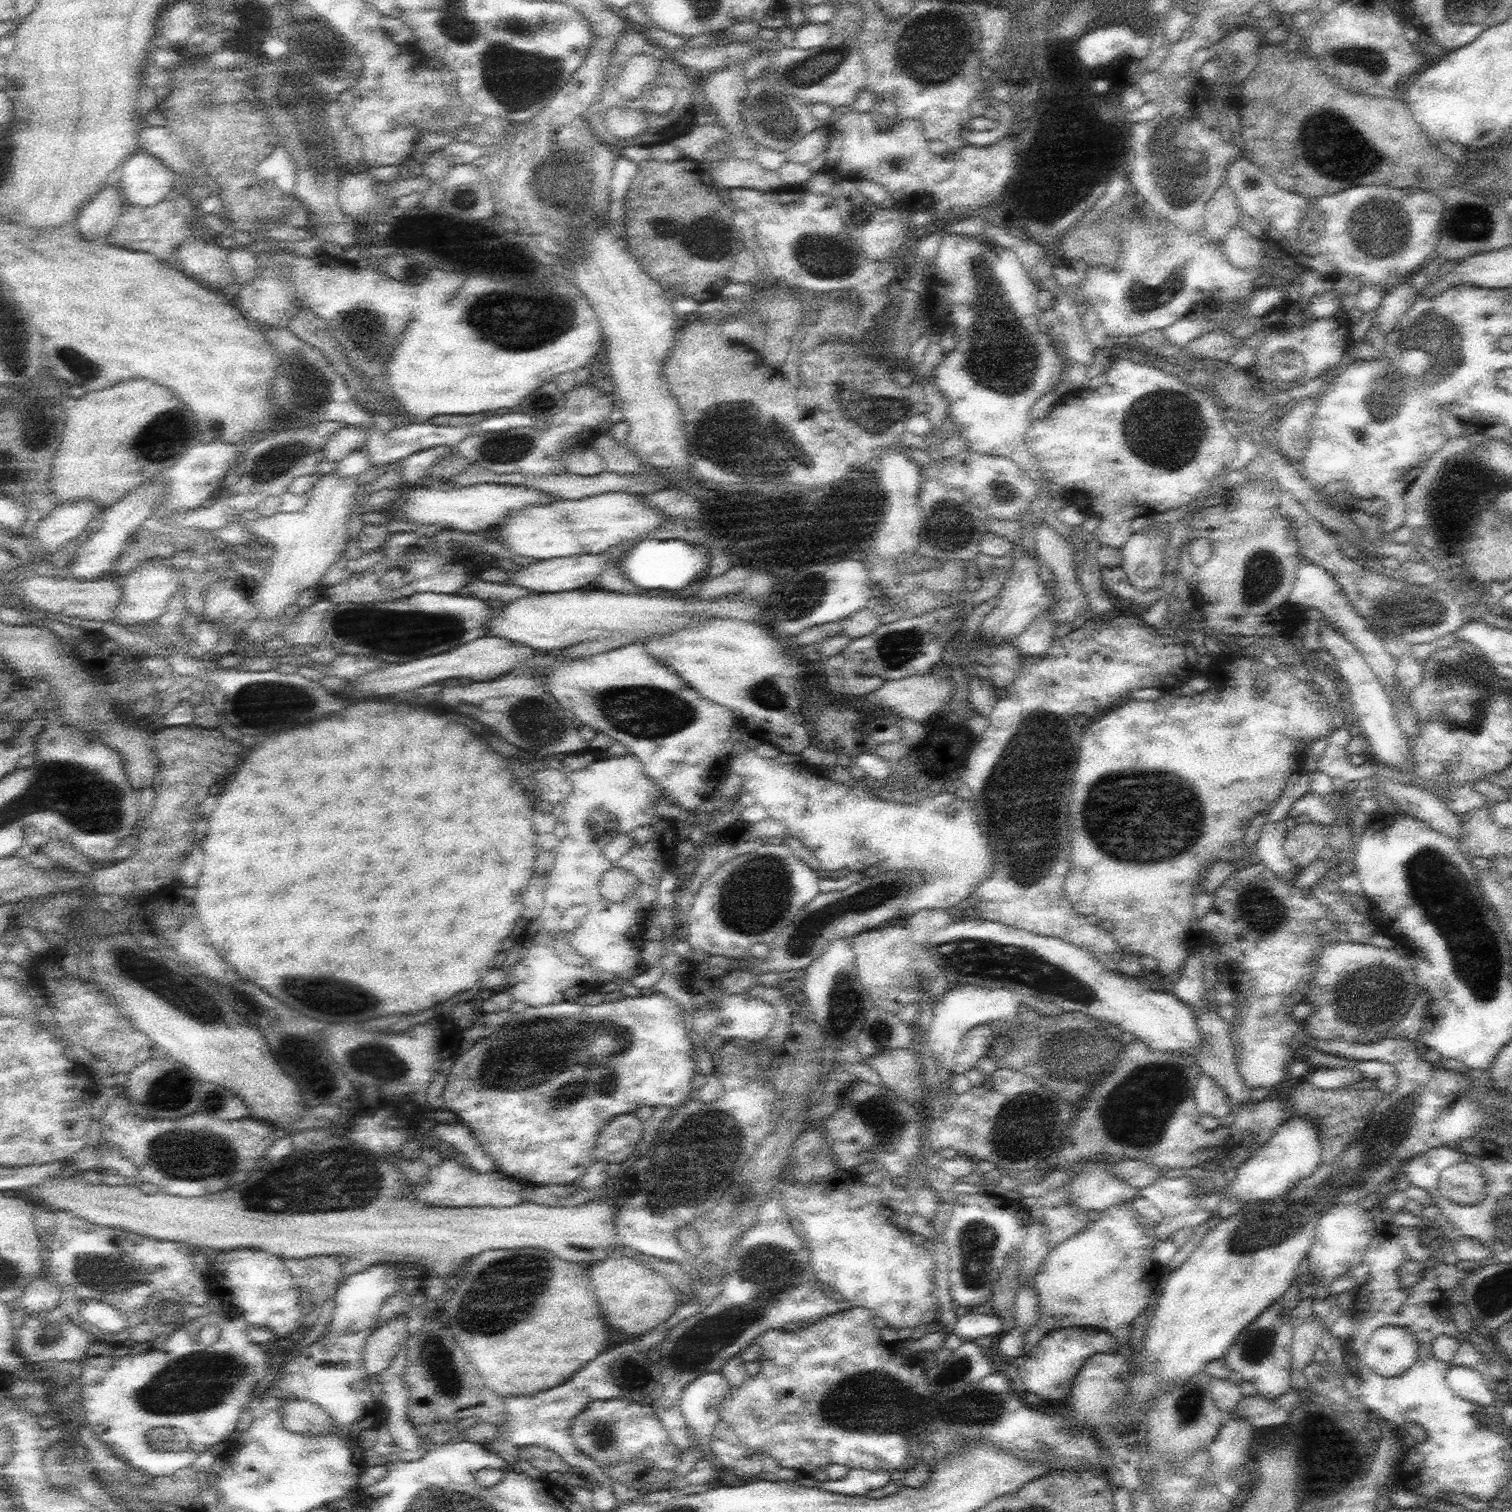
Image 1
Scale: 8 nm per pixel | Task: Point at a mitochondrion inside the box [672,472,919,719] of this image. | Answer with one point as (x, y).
(810, 597)

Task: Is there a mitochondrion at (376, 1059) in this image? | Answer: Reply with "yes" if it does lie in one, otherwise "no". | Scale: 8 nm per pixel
yes

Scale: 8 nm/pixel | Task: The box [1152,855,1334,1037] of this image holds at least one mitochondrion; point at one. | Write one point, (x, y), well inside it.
(1265, 910)

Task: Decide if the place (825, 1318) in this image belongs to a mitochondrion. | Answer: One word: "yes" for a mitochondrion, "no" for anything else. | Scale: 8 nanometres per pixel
no

